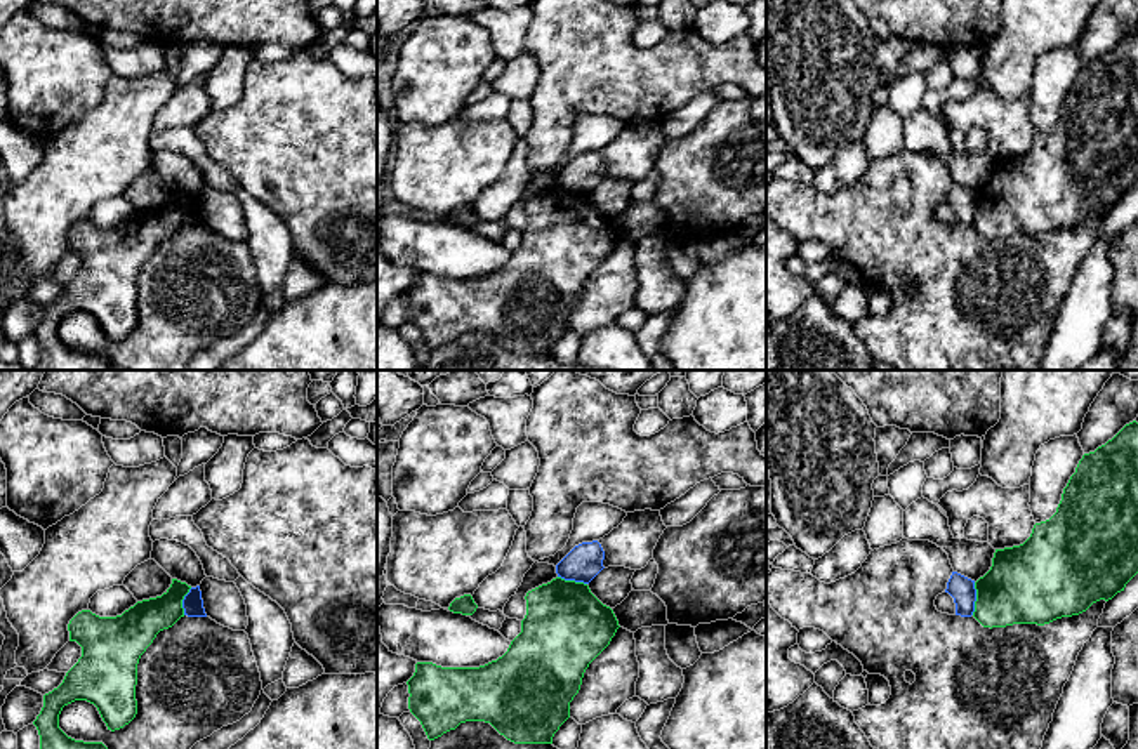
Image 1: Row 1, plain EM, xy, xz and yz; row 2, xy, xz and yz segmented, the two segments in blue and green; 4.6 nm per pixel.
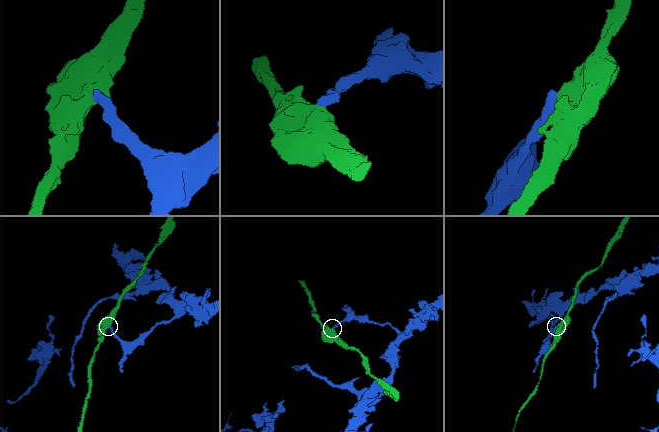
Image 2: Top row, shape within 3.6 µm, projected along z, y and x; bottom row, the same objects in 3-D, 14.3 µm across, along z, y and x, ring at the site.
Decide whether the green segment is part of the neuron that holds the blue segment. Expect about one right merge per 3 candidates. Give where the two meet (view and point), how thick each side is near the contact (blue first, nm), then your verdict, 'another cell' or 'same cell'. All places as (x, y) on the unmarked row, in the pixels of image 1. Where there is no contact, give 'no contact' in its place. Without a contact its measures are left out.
meets blue in yz at (975, 209); 120 nm thick on the blue side, 360 nm on the other; another cell

